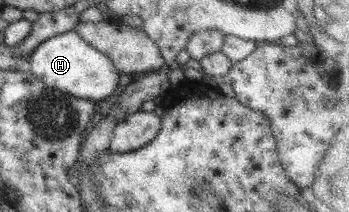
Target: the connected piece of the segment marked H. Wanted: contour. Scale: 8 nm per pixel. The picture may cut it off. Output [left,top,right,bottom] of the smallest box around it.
[26,28,121,101]

